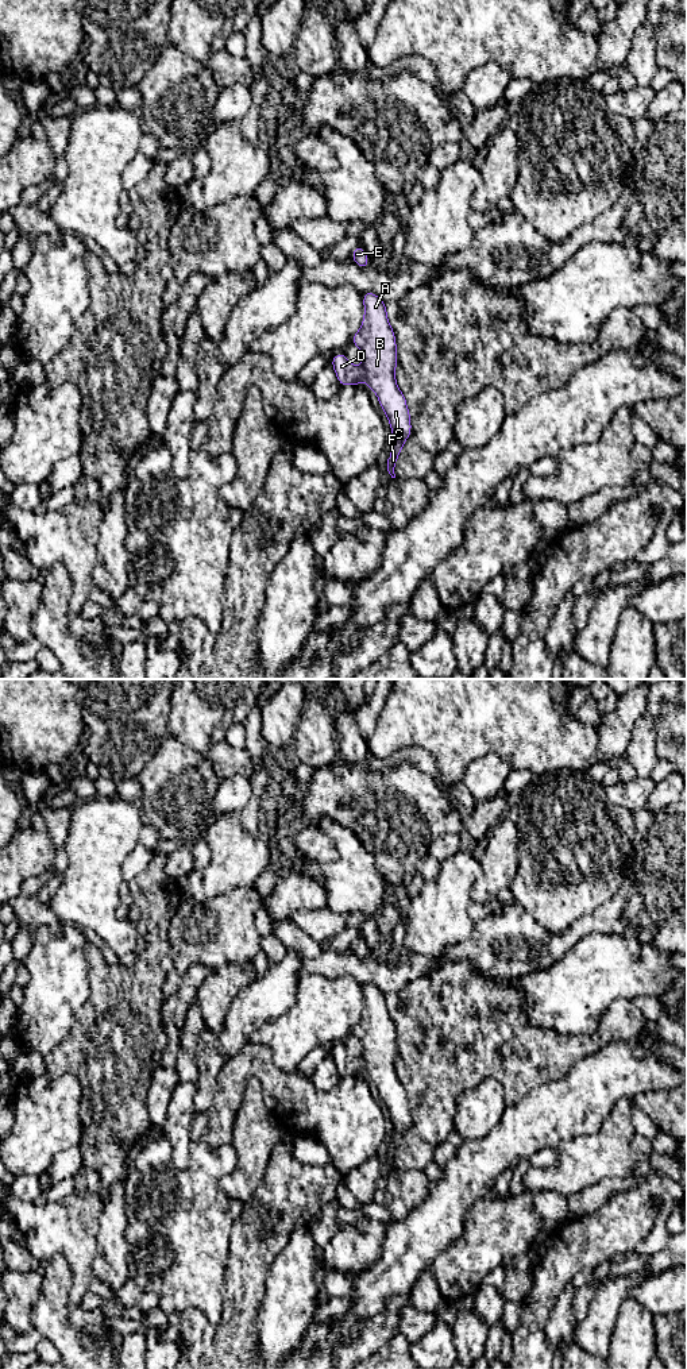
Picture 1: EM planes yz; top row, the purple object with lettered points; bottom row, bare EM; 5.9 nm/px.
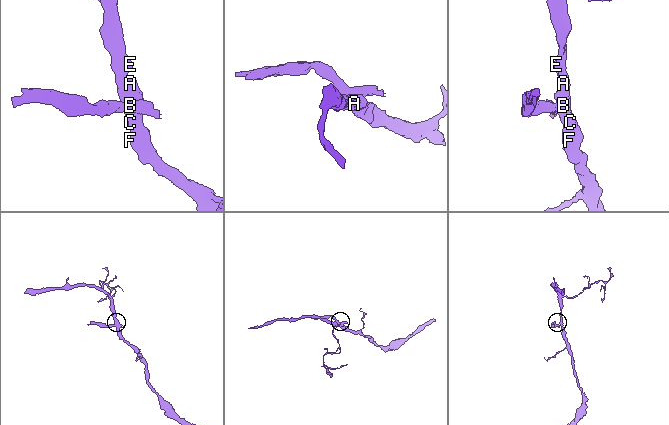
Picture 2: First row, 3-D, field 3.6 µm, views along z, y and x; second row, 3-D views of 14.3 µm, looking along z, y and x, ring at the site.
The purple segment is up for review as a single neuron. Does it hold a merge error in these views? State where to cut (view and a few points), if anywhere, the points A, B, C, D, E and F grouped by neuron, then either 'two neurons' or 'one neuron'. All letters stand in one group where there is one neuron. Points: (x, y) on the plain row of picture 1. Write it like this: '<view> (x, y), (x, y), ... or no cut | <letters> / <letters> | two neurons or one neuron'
yz (359, 1059), (363, 1071) | A B C E F / D | two neurons

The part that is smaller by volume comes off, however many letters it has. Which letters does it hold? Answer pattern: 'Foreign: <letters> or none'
Foreign: D

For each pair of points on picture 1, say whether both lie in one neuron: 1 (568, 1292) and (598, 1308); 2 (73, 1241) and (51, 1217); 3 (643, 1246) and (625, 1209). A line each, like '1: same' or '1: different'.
1: different
2: same
3: different

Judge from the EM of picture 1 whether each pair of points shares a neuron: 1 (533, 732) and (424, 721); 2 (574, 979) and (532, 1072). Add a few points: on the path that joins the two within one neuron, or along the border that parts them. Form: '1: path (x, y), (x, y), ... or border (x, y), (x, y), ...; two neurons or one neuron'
1: path (506, 721), (451, 721); one neuron
2: border (527, 1009), (527, 1017), (537, 1026), (582, 1034); two neurons

